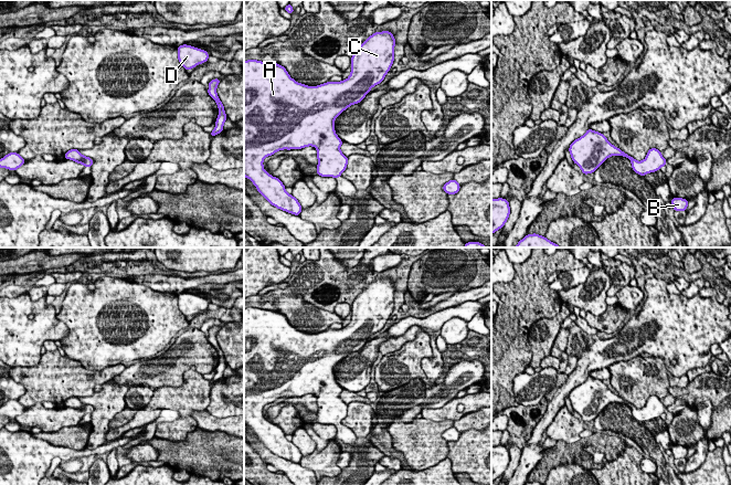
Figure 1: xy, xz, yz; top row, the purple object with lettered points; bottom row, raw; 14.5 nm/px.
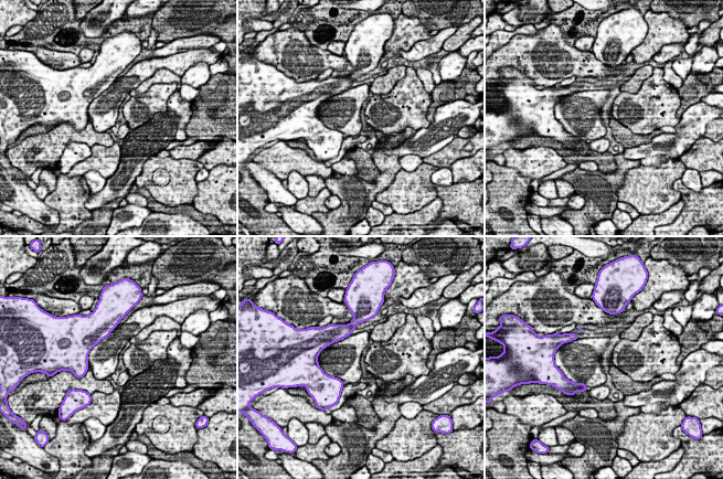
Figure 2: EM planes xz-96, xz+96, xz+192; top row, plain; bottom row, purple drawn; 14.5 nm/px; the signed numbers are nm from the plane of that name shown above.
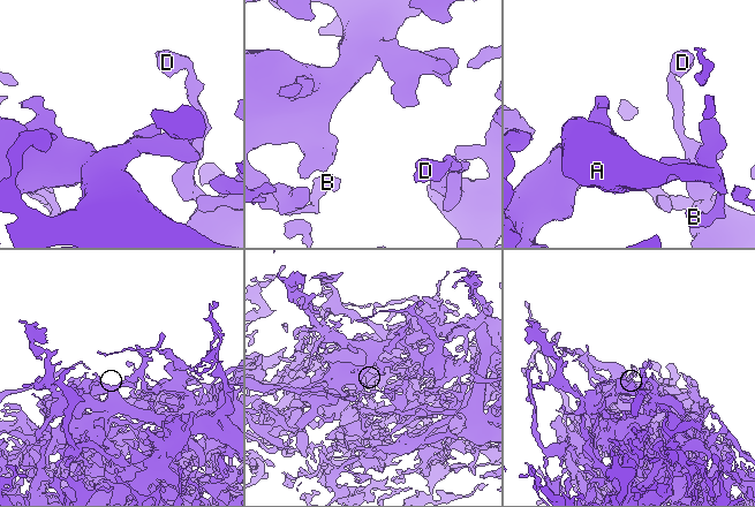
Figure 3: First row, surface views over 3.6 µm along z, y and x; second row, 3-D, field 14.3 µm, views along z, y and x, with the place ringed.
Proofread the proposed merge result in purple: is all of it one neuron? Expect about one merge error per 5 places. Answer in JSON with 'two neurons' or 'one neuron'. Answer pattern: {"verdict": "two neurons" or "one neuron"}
{"verdict": "one neuron"}

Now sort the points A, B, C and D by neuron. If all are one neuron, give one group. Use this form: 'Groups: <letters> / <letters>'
Groups: A B C D

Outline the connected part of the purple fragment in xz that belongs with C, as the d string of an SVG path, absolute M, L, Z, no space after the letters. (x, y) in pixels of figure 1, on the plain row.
M382 278L382 280L375 280L372 283L370 283L353 301L351 305L351 320L347 327L342 327L341 329L327 329L325 331L320 331L318 334L308 334L305 331L300 331L296 329L294 326L292 326L286 318L286 316L277 310L273 309L262 309L257 307L247 307L244 308L244 424L248 425L253 432L256 434L257 439L274 454L277 456L280 456L283 458L286 458L288 461L299 463L303 454L298 450L296 445L293 444L293 442L289 442L286 440L285 433L283 430L276 425L271 423L268 420L265 419L263 409L266 404L274 402L278 398L283 397L301 397L308 393L312 393L317 397L317 422L320 424L333 424L339 425L341 421L347 417L348 412L348 404L345 403L341 398L340 393L342 392L342 388L337 383L335 378L335 367L338 362L340 362L343 358L346 358L349 354L360 350L366 342L371 338L371 336L378 331L380 331L388 319L391 317L391 314L394 308L394 294L395 294L395 286L394 283L390 278Z

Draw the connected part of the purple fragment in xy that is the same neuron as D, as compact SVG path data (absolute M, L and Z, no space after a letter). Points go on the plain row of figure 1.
M187 292L178 294L178 307L187 318L190 318L201 310L205 310L208 306L209 301L205 297Z

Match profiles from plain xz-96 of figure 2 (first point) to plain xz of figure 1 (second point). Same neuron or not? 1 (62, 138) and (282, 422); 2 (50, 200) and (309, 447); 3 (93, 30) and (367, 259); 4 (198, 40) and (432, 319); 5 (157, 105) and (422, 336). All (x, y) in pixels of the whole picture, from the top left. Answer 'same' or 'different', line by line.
1: different
2: different
3: same
4: different
5: same

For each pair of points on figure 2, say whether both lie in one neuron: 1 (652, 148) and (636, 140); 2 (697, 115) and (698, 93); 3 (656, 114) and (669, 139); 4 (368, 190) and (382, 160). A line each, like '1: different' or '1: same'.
1: different
2: different
3: different
4: same

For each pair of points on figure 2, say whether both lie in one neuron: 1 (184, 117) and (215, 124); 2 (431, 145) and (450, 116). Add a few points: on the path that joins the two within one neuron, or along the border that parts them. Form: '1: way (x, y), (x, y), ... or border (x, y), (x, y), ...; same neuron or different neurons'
1: border (191, 103), (191, 118), (185, 126), (187, 136); different neurons
2: way (434, 138), (447, 123); same neuron

